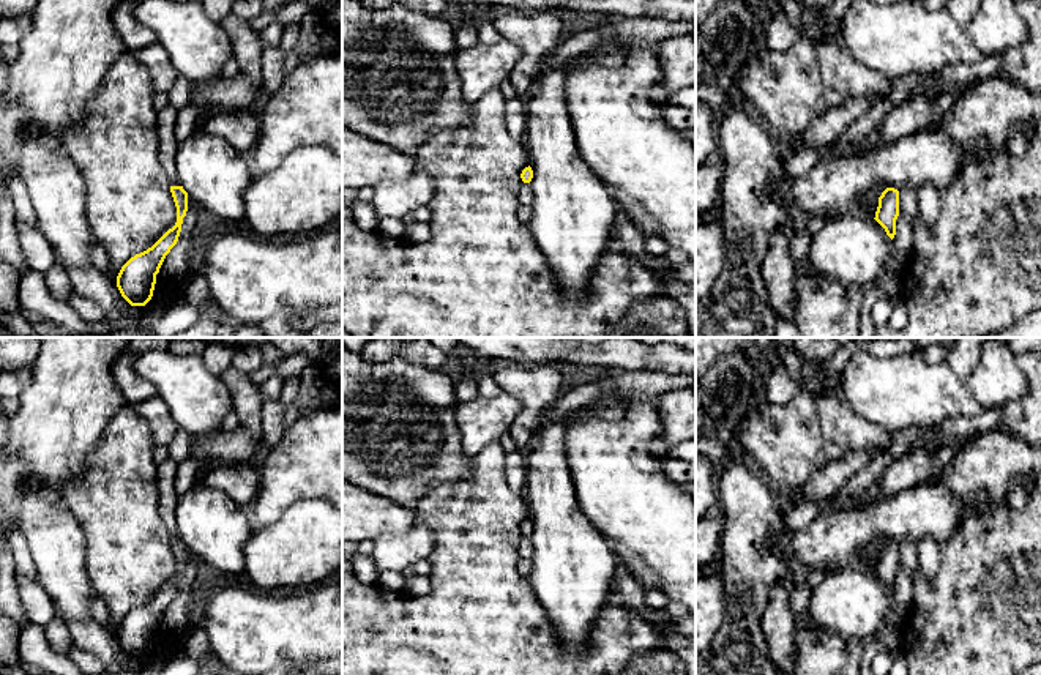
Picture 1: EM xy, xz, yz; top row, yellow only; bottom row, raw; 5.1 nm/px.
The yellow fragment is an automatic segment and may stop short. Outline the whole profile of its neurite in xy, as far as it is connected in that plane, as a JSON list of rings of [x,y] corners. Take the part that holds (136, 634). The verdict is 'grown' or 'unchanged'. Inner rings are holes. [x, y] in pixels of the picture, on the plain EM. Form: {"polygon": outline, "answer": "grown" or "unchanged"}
{"polygon": [[[170,539],[170,546],[177,560],[175,579],[151,601],[131,610],[117,629],[117,640],[131,659],[145,659],[151,653],[156,628],[159,626],[166,609],[178,595],[183,571],[188,565],[188,546],[183,539]]], "answer": "unchanged"}

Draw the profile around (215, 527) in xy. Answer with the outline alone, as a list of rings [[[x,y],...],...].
[[[199,481],[178,495],[177,527],[180,538],[200,560],[203,569],[244,572],[243,546],[254,533],[249,508]]]

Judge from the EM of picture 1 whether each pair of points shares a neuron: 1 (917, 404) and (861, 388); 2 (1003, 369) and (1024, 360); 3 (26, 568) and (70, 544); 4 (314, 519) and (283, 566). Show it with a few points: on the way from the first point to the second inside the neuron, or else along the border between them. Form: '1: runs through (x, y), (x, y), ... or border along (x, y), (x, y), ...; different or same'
1: runs through (902, 391), (876, 388); same
2: border along (1014, 355), (1014, 361), (1024, 376); different
3: border along (21, 530), (33, 562), (37, 581), (51, 598); different
4: runs through (313, 530), (311, 537), (292, 555); same

